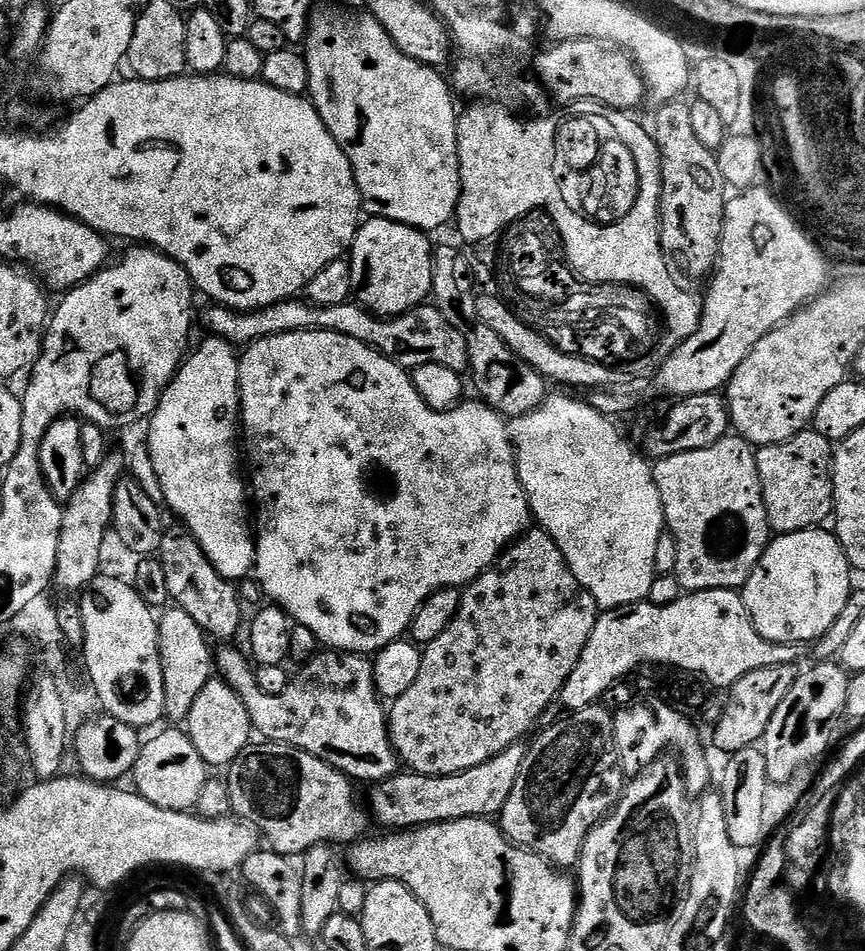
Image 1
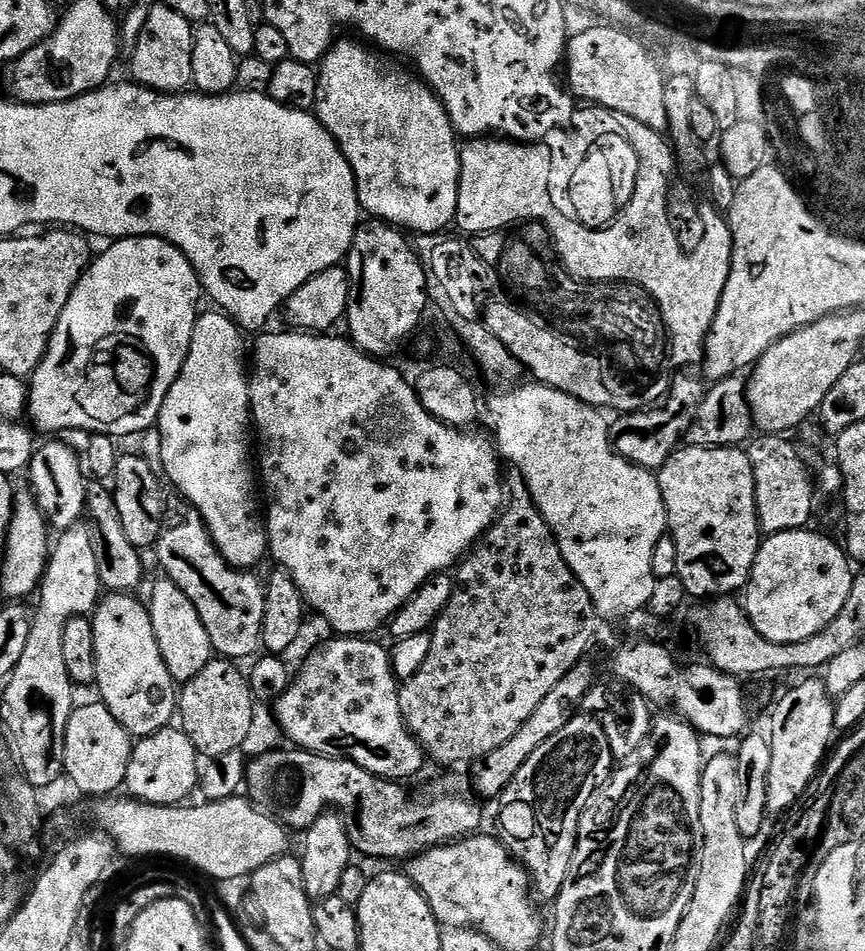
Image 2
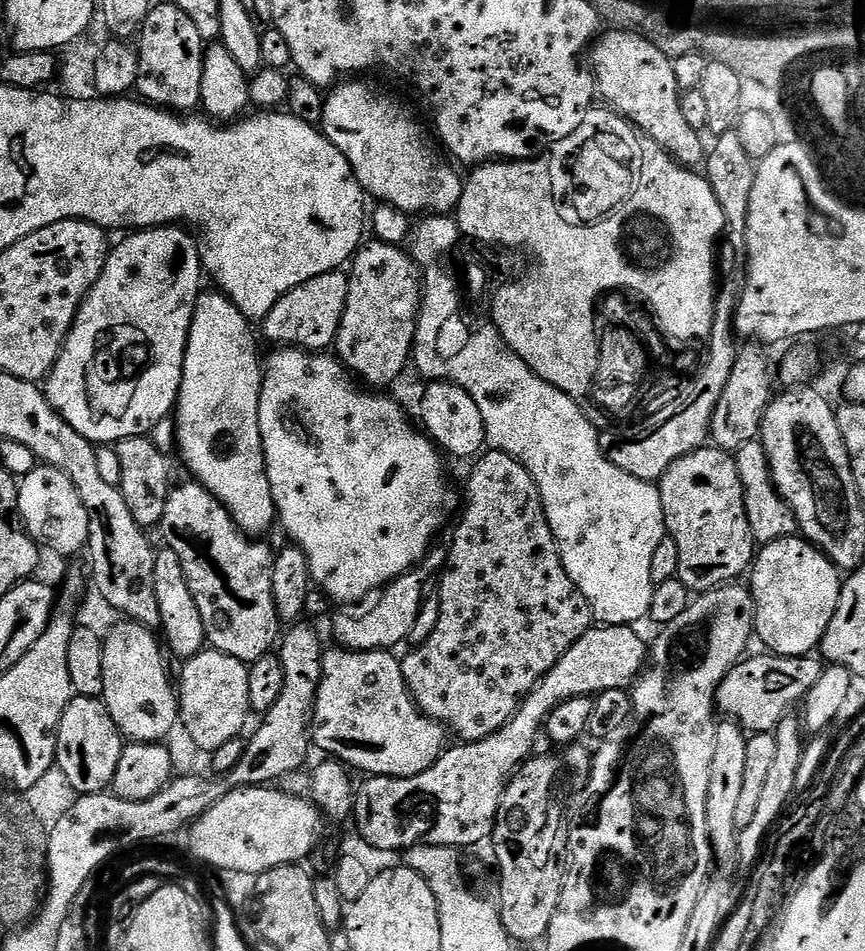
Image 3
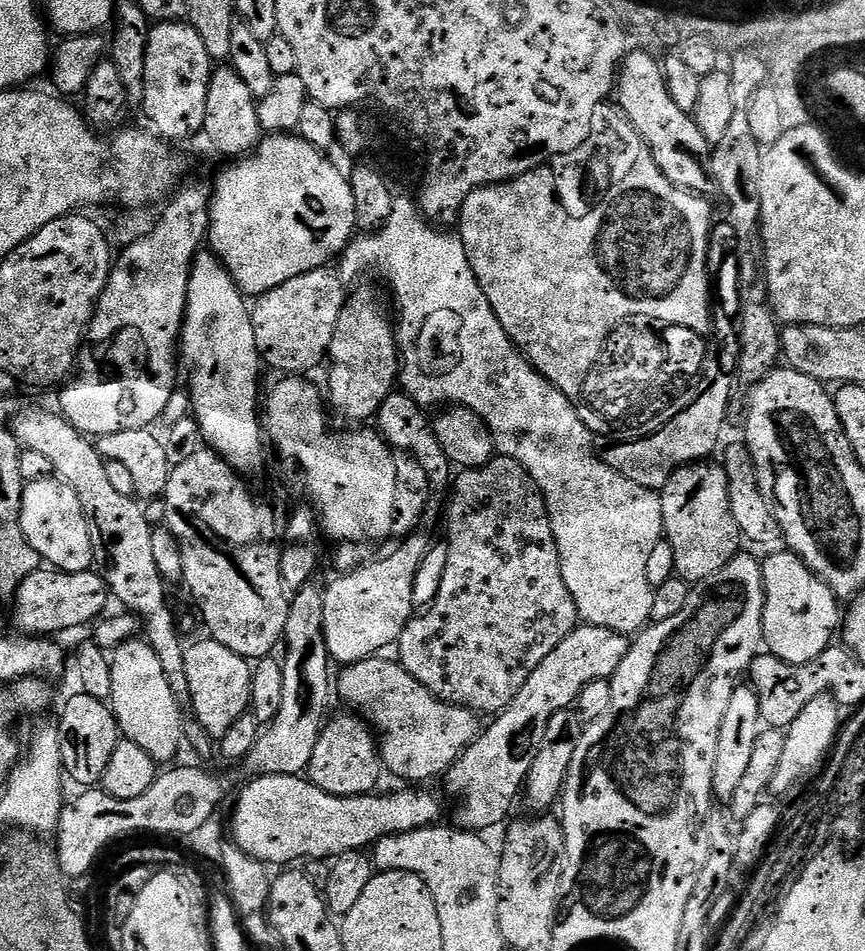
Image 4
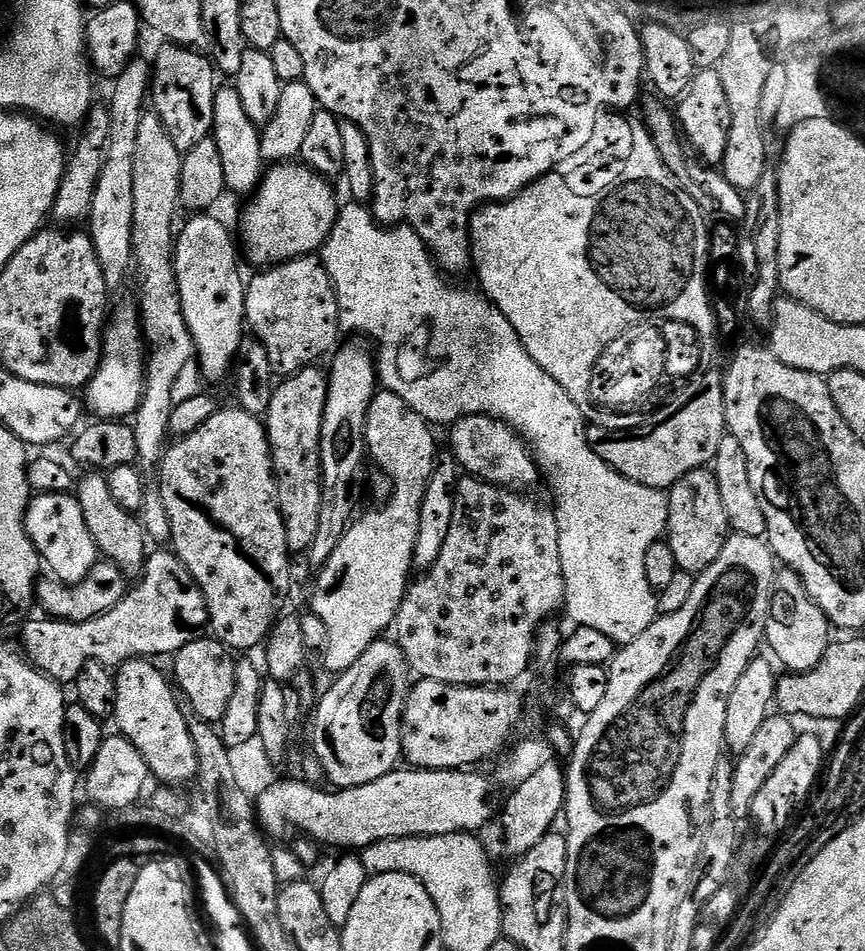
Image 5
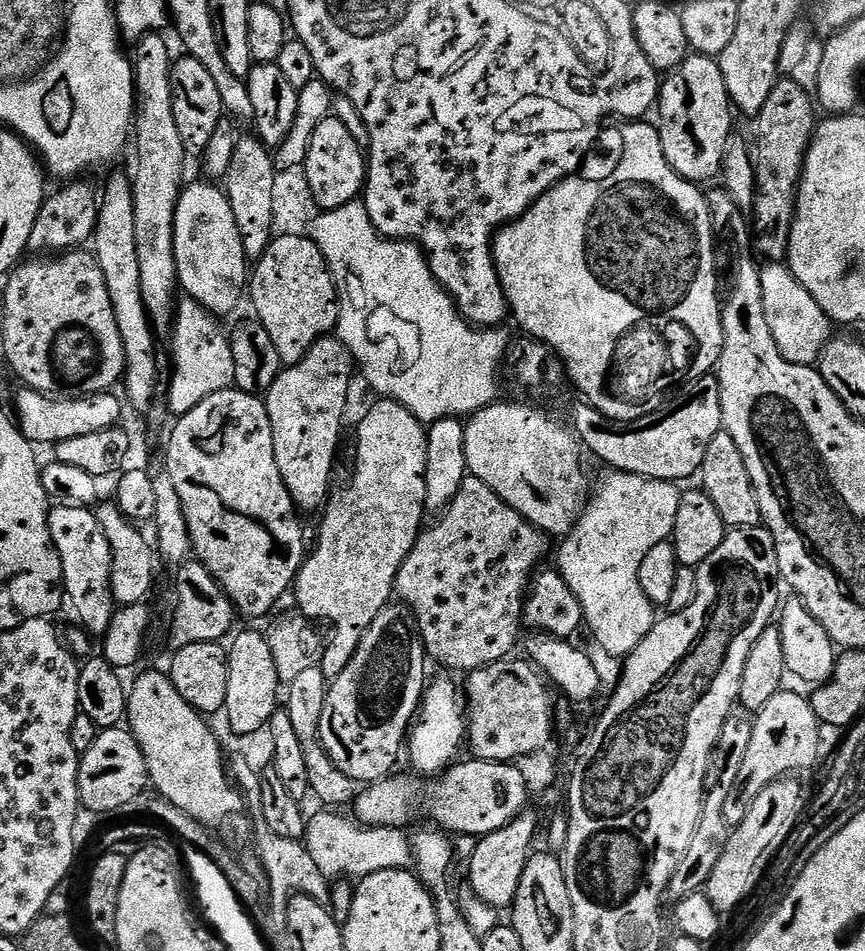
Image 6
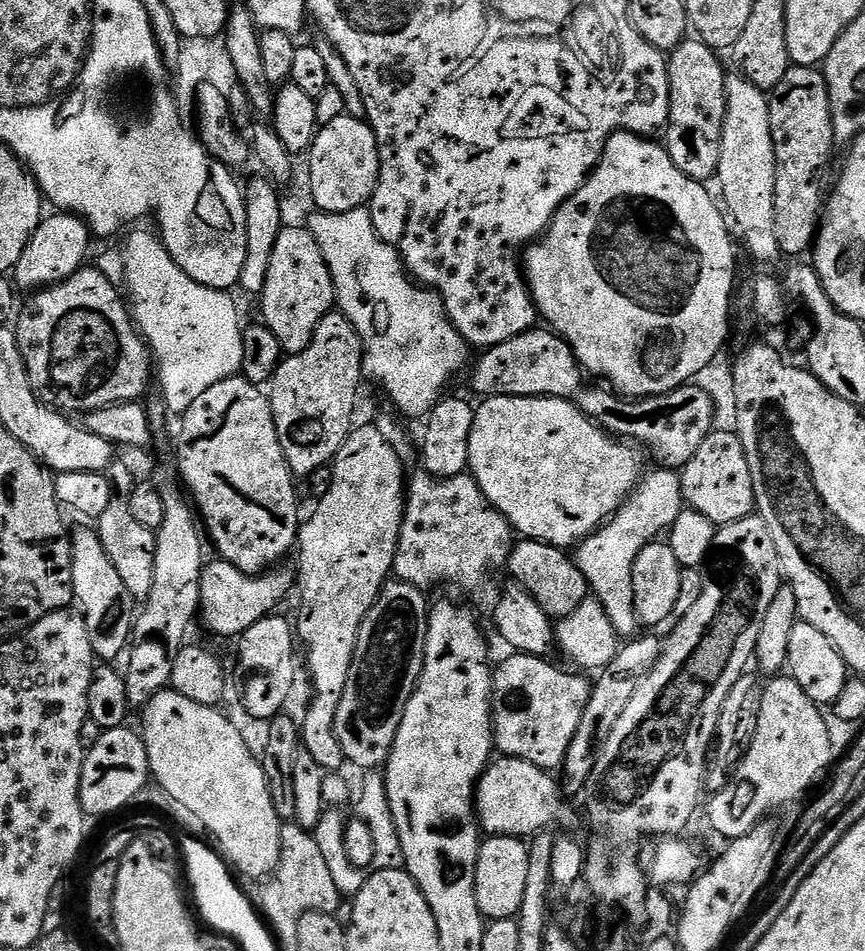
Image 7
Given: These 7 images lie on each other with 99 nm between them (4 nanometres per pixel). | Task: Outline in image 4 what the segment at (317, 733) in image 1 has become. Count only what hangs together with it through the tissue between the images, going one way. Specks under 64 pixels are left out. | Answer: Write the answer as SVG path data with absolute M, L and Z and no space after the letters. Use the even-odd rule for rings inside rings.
M373 658L371 660L363 660L357 664L350 664L339 669L340 671L340 688L338 684L338 696L345 700L349 704L349 709L355 710L371 727L374 729L375 735L378 737L378 747L380 749L380 758L385 769L388 768L397 776L398 779L404 780L400 782L428 782L424 780L432 780L435 776L443 777L447 773L449 766L460 759L460 756L470 745L476 741L476 737L480 735L482 731L482 724L479 724L477 713L470 711L468 708L463 708L457 704L451 704L445 700L439 700L426 686L422 686L422 682L418 682L418 678L414 678L409 674L403 666L400 665L395 659L392 660L380 660L384 658Z

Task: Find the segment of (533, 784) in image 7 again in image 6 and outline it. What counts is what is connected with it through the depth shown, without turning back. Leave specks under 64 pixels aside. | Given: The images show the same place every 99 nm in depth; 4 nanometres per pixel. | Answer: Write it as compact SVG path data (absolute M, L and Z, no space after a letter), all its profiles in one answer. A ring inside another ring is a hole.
M475 758L467 759L461 759L443 774L437 775L435 778L423 780L417 778L415 775L412 775L413 777L393 775L391 778L382 779L376 783L369 783L355 797L355 819L369 828L407 829L409 827L408 824L414 823L425 812L436 823L433 825L439 826L448 834L461 832L464 836L479 838L490 835L494 830L502 830L515 816L525 811L527 804L524 803L530 799L530 793L526 788L526 783L523 782L522 774L519 773L517 765L512 762L478 760Z

